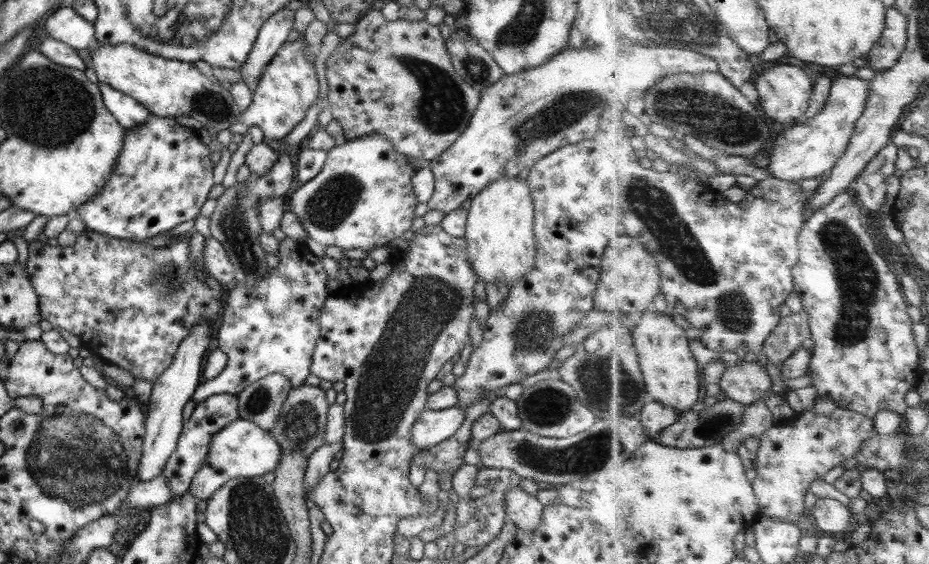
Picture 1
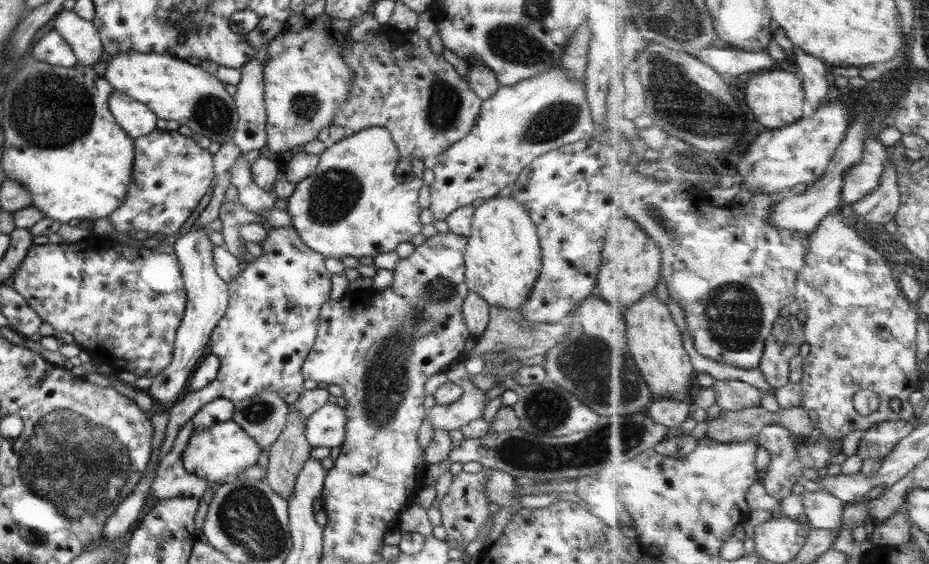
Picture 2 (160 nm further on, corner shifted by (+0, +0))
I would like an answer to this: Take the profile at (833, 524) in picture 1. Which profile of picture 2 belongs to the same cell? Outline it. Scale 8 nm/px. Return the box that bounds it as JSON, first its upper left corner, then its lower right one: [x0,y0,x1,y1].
[802,492,845,529]

